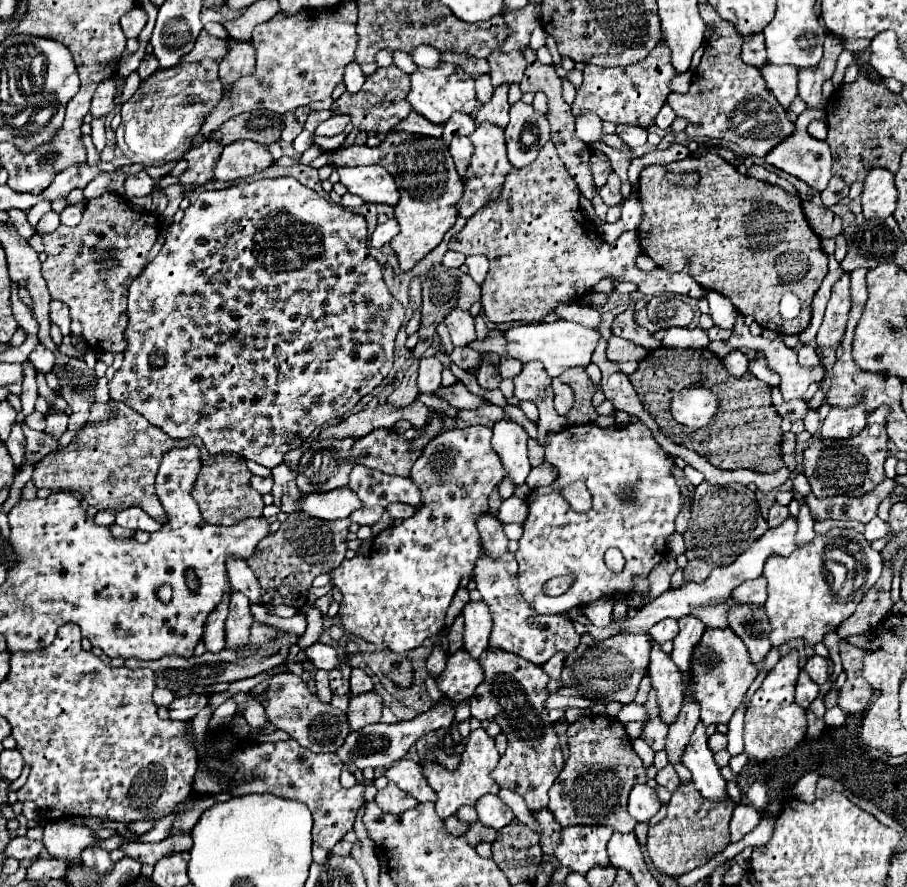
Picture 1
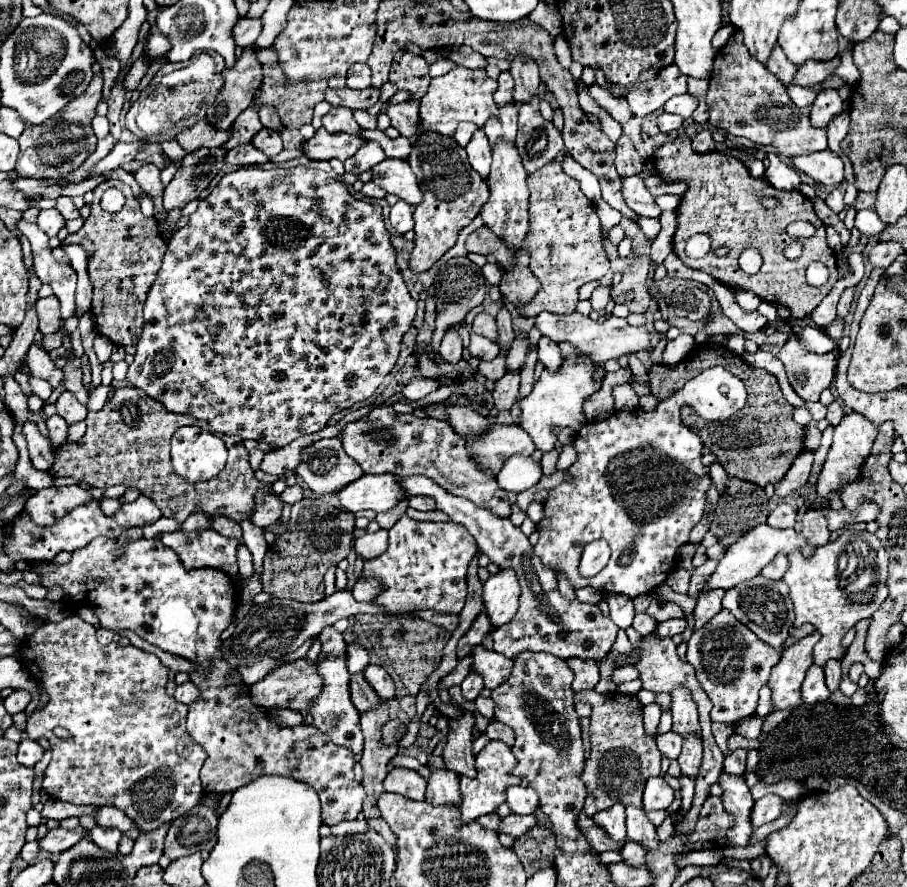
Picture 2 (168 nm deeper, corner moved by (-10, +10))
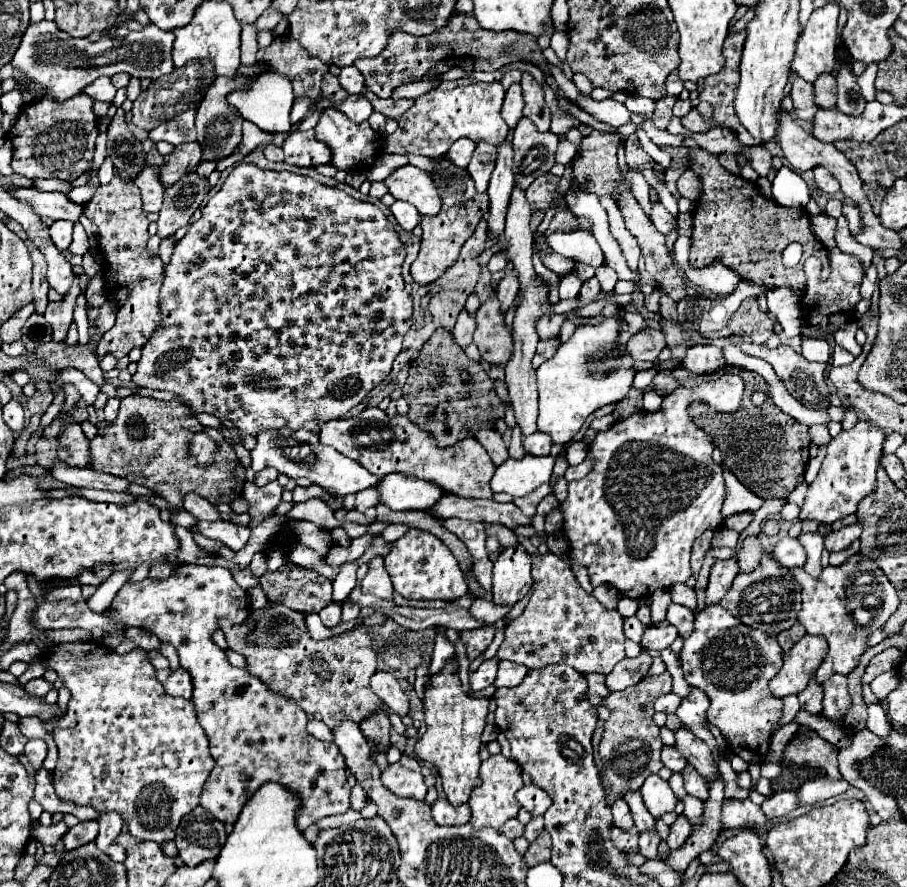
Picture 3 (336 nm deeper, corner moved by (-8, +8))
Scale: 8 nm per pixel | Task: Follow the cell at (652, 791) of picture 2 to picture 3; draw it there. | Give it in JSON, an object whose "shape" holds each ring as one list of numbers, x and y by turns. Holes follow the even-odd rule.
{"shape":[[652,774,652,776,646,778,646,782,640,788,640,794,642,794,642,800,646,802,648,812,652,816,656,816,656,818,660,818,666,812,672,812,674,806,676,806,676,802,678,802,678,798,670,790,668,782,662,780,656,774]]}

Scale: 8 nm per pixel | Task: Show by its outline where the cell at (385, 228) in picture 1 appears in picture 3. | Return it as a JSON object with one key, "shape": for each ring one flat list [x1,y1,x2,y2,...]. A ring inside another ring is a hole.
{"shape":[[394,202,392,206,390,206,390,212,392,212,392,216,396,218,396,222,402,226,402,230,414,230,414,226,418,224,418,220,420,220,420,214,418,214,418,210,412,206,412,204,408,204,408,202]]}

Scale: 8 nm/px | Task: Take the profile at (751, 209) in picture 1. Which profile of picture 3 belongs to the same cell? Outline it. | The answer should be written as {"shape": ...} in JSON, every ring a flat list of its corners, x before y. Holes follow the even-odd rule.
{"shape":[[692,148,688,154,688,168,702,180,702,194,696,200,692,212,692,248,690,266,702,268,712,264,712,258,720,258,724,266,734,270,742,280,760,284,766,288,792,288,798,296,806,290,806,276,802,264,796,268,784,268,780,254,790,242,800,242,806,246,806,254,816,254,822,260,822,280,830,276,828,250,816,240,810,228,810,216,804,208,788,208,766,198,760,188,744,180,742,176,730,174,720,166,714,154,702,148]]}

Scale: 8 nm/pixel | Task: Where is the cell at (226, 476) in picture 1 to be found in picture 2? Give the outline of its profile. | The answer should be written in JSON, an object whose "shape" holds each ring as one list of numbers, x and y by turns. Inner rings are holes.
{"shape":[[134,386,118,388,104,410,86,416,88,430,84,444,70,442,56,452,56,470,50,470,50,474,72,476,100,490,116,484,140,488,144,496,154,500,166,518,176,518,180,522,194,512,218,512,236,522,250,518,254,512,254,494,258,488,264,488,264,484,254,478,254,470,248,464,248,450,244,446,240,448,240,460,228,460,224,470,212,480,190,484,174,472,170,460,170,438,180,426,194,422,196,418,188,414,168,412,162,402,146,396,144,390]]}

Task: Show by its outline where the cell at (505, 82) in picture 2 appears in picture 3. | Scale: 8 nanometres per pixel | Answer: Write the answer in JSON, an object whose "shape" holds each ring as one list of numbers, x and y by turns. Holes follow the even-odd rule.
{"shape":[[512,84,506,90,506,98,504,98,504,104,502,104,502,118,506,120,506,124,510,128,514,128,516,122,522,118,522,106,524,106,524,100,522,100,520,84]]}

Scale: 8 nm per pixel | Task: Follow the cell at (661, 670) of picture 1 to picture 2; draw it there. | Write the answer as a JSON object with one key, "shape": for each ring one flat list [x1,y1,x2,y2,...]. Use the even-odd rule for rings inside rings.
{"shape":[[678,686,672,692,672,718,674,718,672,730,676,730,682,738,686,738,690,734,694,734,698,738,702,736,696,704,692,702,692,696,688,694,688,690,684,690,684,686]]}

